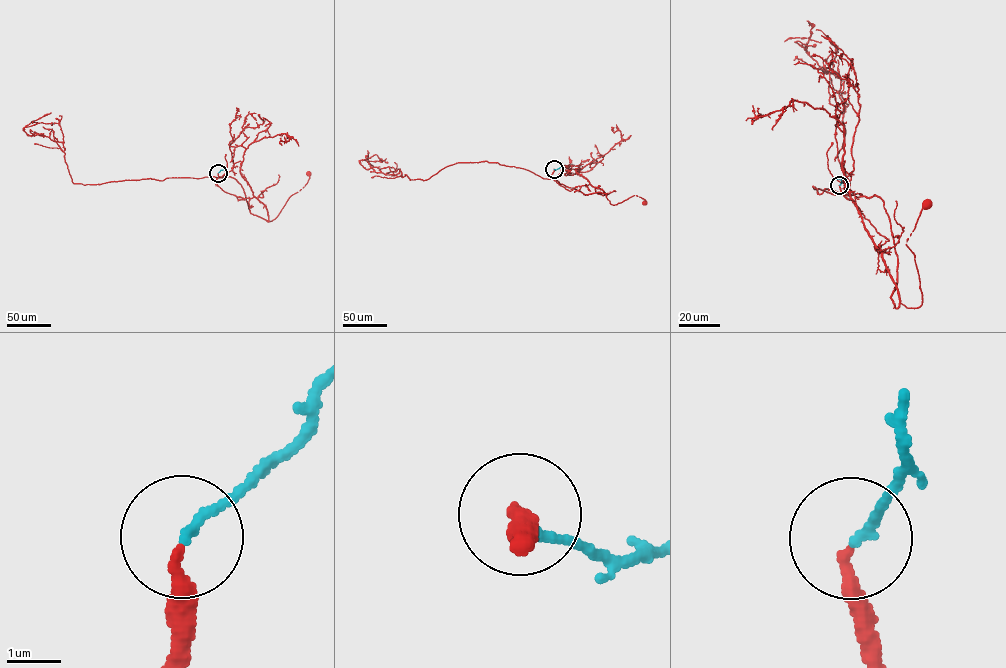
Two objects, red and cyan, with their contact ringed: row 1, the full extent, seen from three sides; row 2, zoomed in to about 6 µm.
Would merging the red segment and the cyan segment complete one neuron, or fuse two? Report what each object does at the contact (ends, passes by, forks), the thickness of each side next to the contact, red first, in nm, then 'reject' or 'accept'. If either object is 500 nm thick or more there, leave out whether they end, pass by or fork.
red ends; cyan ends; calibres 200 and 170 nm; accept

